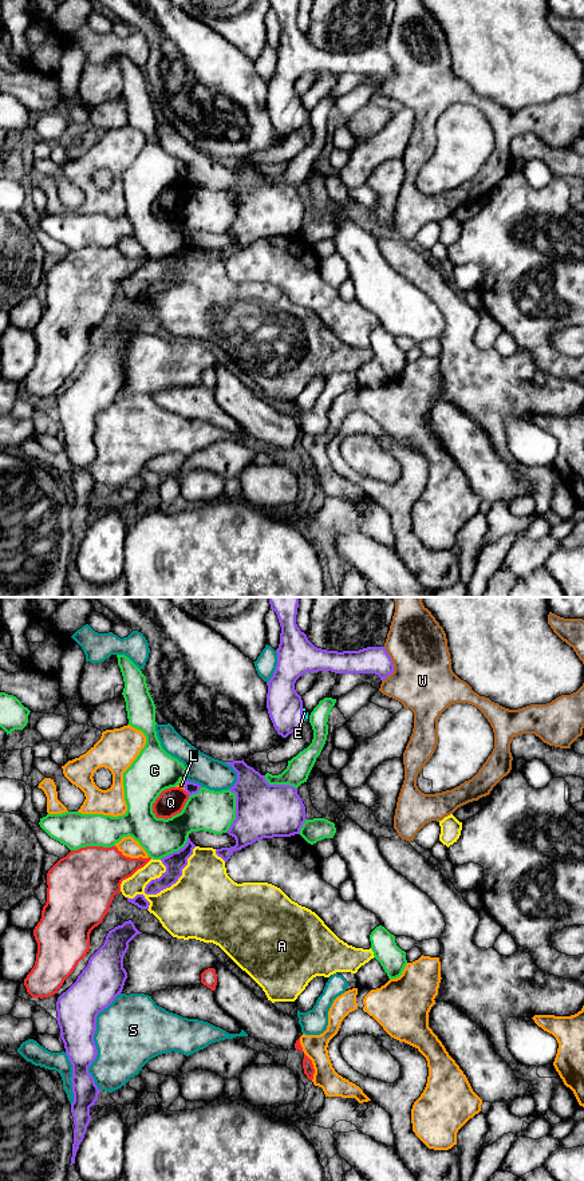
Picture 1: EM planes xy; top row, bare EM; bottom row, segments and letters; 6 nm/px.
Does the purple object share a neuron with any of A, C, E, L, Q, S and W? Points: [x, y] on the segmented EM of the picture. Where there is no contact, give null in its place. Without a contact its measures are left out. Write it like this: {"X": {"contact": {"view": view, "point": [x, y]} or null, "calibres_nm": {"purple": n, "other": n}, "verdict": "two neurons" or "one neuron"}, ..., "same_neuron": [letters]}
{"A": {"contact": {"view": "xy", "point": [168, 887]}, "calibres_nm": {"purple": 120, "other": 440}, "verdict": "two neurons"}, "C": {"contact": {"view": "xy", "point": [236, 810]}, "calibres_nm": {"purple": 320, "other": 240}, "verdict": "two neurons"}, "E": {"contact": {"view": "xy", "point": [302, 714]}, "calibres_nm": {"purple": 220, "other": 30}, "verdict": "one neuron"}, "L": {"contact": {"view": "xy", "point": [185, 785]}, "calibres_nm": {"purple": 80, "other": 40}, "verdict": "two neurons"}, "Q": {"contact": {"view": "xy", "point": [186, 792]}, "calibres_nm": {"purple": 80, "other": 160}, "verdict": "two neurons"}, "S": {"contact": {"view": "xy", "point": [93, 1041]}, "calibres_nm": {"purple": 240, "other": 400}, "verdict": "two neurons"}, "W": {"contact": {"view": "xy", "point": [393, 664]}, "calibres_nm": {"purple": 160, "other": 360}, "verdict": "two neurons"}, "same_neuron": ["E"]}

